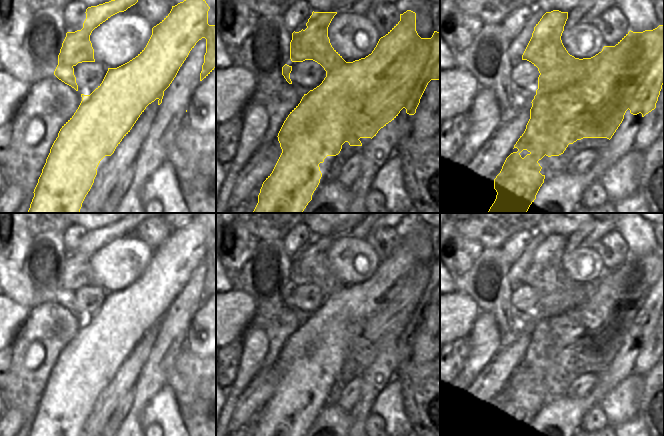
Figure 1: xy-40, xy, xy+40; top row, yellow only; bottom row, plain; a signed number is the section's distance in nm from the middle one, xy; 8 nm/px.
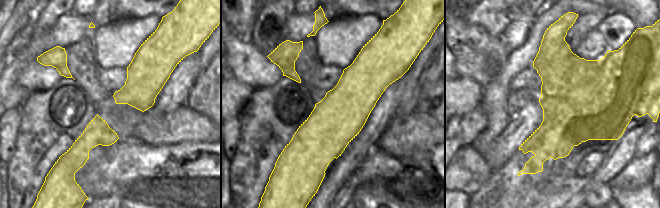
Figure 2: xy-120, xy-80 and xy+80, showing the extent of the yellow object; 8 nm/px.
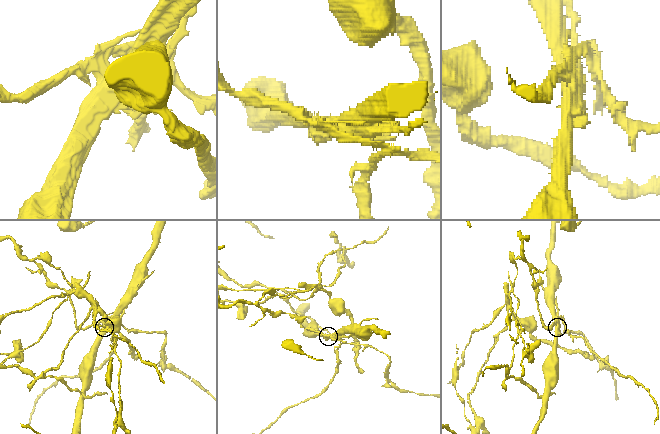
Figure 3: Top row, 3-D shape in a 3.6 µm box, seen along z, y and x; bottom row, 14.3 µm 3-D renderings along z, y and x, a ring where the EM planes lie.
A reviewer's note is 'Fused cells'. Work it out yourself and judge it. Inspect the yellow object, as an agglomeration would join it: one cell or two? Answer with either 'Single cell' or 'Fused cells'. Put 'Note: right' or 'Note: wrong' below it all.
Fused cells
Note: right

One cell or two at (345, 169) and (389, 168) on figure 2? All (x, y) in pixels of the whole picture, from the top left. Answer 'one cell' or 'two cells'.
two cells

